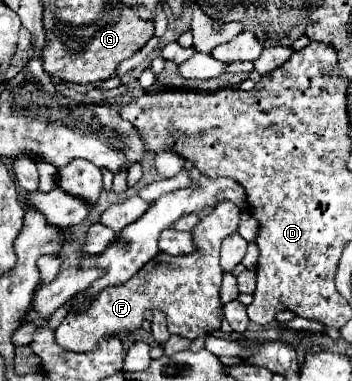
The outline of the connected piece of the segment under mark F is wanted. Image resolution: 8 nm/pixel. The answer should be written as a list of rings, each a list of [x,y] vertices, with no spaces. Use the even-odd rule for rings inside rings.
[[[219,202],[213,212],[209,216],[205,216],[193,230],[193,246],[197,248],[191,254],[183,254],[183,256],[169,256],[169,254],[157,254],[155,262],[147,262],[147,270],[139,270],[133,278],[129,278],[125,284],[121,286],[113,286],[109,290],[105,290],[101,294],[101,298],[97,298],[97,302],[93,302],[93,310],[89,310],[87,314],[67,314],[65,320],[61,322],[61,326],[55,330],[55,340],[61,348],[65,350],[73,350],[73,352],[89,352],[93,350],[105,336],[125,336],[127,332],[133,332],[137,328],[141,328],[143,320],[145,320],[145,310],[159,310],[165,314],[167,320],[167,330],[169,334],[177,334],[183,338],[197,338],[197,336],[205,336],[211,330],[219,328],[219,308],[221,308],[221,300],[219,300],[219,286],[221,286],[221,276],[223,270],[219,266],[219,246],[221,242],[231,236],[233,232],[237,232],[239,228],[239,216],[241,210],[233,204],[233,202]]]

